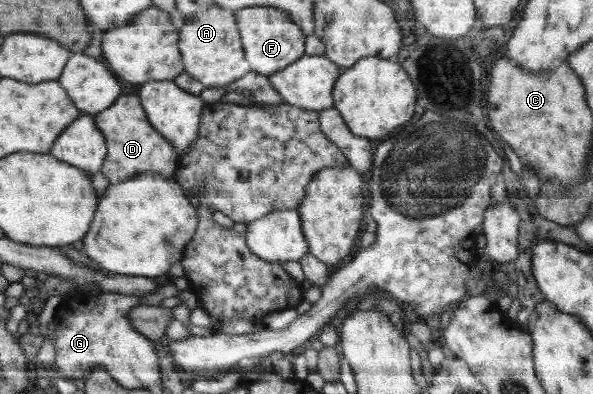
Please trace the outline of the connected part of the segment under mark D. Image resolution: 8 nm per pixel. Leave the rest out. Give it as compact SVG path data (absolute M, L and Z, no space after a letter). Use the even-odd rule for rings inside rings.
M121 96L113 108L99 112L95 124L107 140L108 159L105 159L101 172L111 184L119 184L139 175L154 173L169 177L177 171L180 154L175 152L167 137L163 138L145 118L141 102L137 96Z

